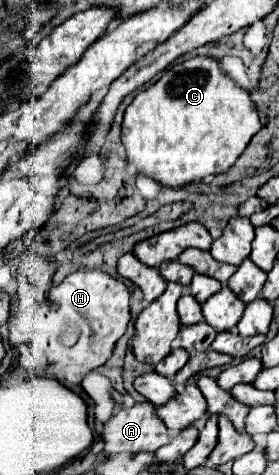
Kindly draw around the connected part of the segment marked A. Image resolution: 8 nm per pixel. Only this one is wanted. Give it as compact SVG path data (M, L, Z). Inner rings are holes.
M147 402L119 410L101 432L101 442L105 444L103 454L155 452L169 440L167 426L155 416L155 406Z

